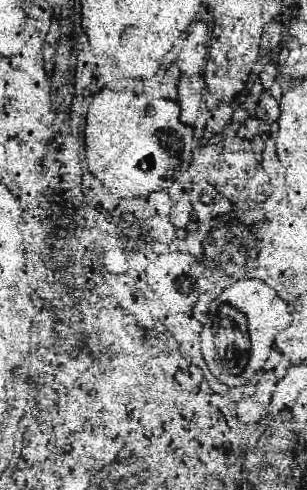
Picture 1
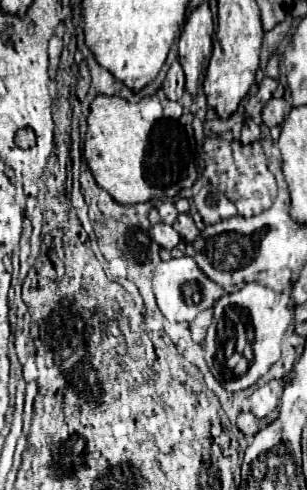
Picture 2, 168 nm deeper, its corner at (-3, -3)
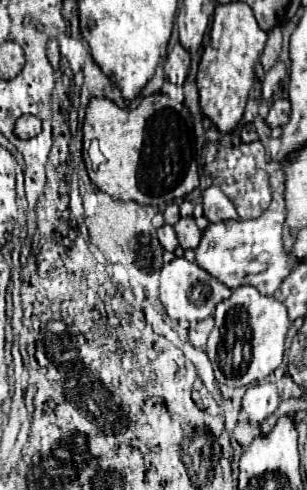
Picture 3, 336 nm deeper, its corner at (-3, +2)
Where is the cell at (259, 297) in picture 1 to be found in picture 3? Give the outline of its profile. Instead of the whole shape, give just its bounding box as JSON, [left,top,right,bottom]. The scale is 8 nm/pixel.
[207,285,291,387]

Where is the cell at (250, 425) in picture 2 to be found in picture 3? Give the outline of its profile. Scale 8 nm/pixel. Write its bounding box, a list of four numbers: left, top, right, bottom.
[233,421,259,445]

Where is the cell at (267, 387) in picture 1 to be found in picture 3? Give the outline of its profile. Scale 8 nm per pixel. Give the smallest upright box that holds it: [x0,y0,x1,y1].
[243,381,279,425]

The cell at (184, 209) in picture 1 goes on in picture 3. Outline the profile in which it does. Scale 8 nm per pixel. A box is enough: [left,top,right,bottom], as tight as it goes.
[175,217,201,249]

